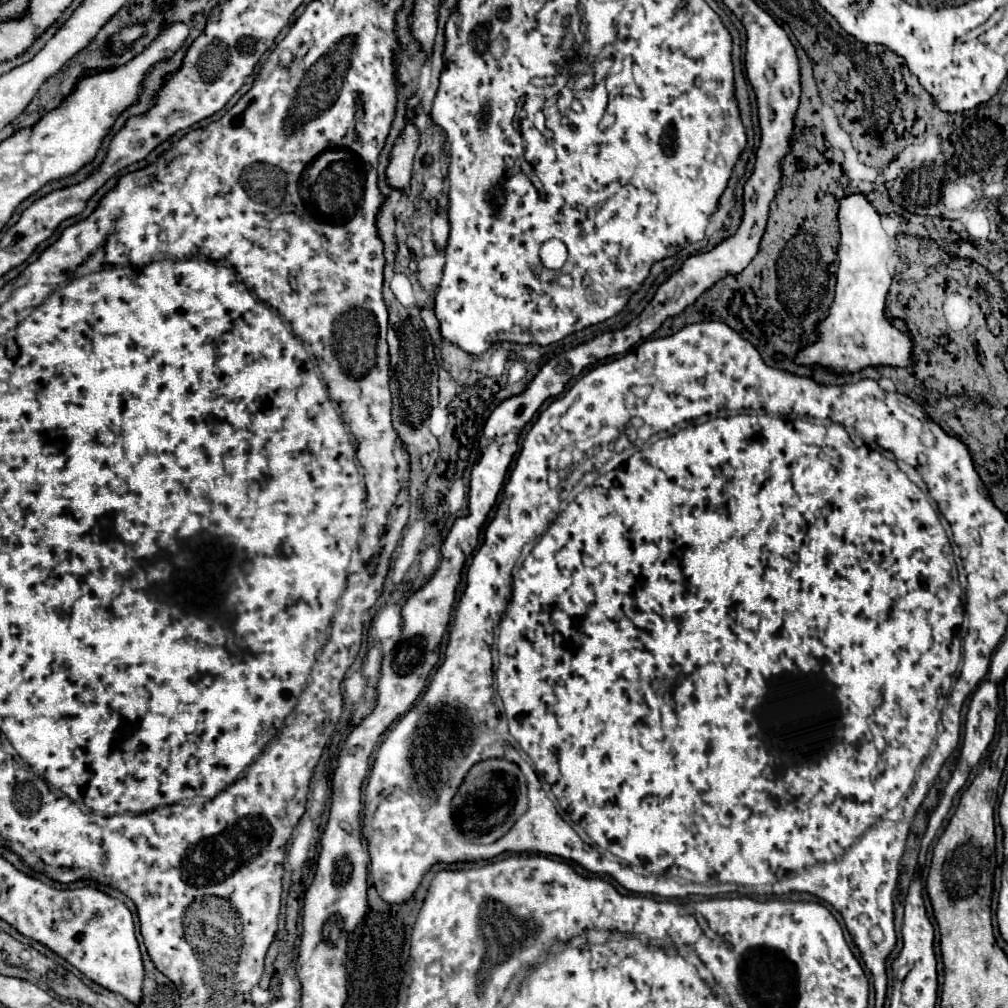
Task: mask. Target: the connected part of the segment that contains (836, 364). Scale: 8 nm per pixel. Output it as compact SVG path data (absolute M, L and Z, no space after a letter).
M860 193L851 194L840 200L838 222L841 240L839 240L839 250L837 250L839 270L837 270L837 280L835 280L835 300L829 306L827 316L817 324L817 340L809 346L803 346L795 354L795 358L793 358L795 364L821 366L835 374L855 374L869 366L899 366L899 368L913 366L915 358L913 358L911 338L907 334L899 332L897 328L893 328L885 318L885 296L893 282L893 276L889 270L889 260L897 254L897 246L895 248L891 246L891 244L895 244L895 238L891 238L885 232L877 210Z

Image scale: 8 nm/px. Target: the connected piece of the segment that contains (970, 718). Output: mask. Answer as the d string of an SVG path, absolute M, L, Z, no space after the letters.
M985 680L975 690L965 720L961 756L969 766L975 766L981 754L987 750L989 742L993 740L995 726L997 726L997 686Z

